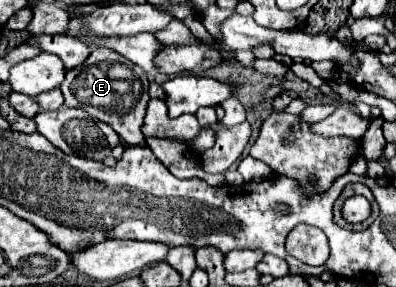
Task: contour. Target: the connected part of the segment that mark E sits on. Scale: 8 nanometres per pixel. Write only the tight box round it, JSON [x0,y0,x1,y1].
[60,57,150,144]

